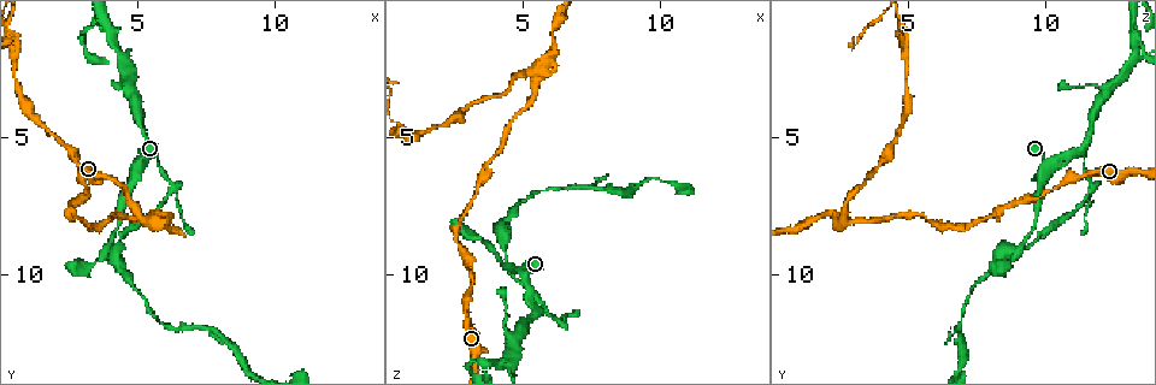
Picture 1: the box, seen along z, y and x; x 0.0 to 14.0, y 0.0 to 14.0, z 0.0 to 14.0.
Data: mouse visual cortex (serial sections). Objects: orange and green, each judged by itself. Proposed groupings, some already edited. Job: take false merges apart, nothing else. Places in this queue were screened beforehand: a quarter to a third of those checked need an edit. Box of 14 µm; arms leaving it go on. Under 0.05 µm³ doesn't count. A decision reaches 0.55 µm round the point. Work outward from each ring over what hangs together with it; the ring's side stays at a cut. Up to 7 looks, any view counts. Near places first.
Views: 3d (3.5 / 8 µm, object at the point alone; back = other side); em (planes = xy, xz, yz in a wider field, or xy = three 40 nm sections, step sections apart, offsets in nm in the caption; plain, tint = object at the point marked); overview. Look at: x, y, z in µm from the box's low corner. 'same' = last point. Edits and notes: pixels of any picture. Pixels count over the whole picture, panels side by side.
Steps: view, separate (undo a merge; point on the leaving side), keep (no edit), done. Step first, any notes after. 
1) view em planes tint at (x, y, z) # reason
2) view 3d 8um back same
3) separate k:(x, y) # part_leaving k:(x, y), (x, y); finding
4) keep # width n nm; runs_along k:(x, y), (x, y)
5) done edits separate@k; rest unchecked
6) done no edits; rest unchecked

view 3d 3.5um at (6.4, 6.8, 11.6) # abrupt turn

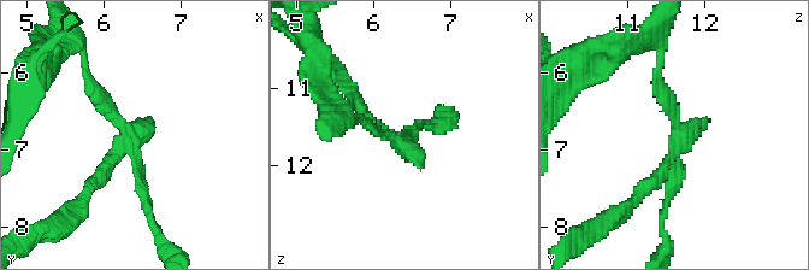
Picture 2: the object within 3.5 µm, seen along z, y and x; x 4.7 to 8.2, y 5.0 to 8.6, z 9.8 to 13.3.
separate 2:(672, 162) # two cells meet here

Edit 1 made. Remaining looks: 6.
view overview

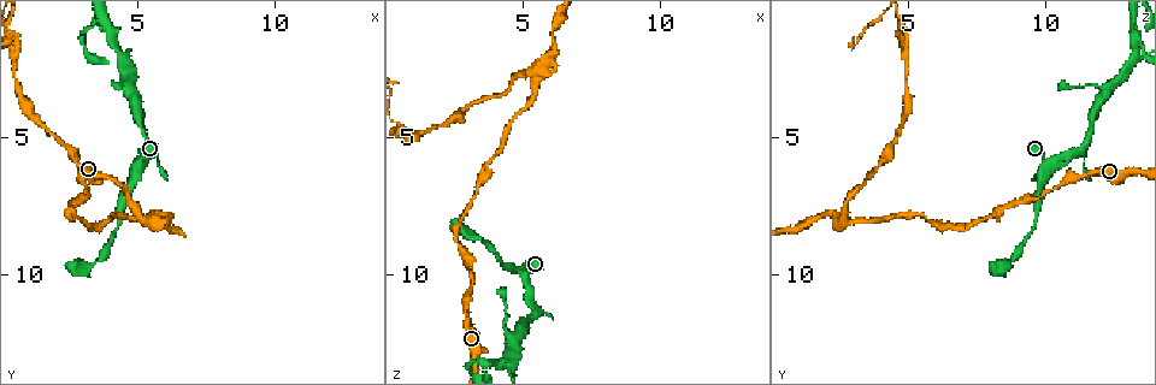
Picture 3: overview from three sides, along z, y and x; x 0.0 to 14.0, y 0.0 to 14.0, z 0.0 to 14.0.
view 3d 3.5um back at (4.8, 3.3, 12.2)

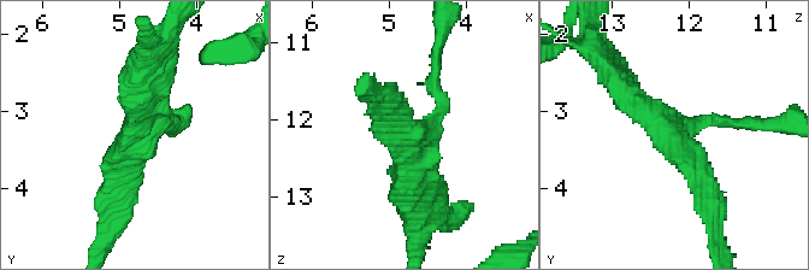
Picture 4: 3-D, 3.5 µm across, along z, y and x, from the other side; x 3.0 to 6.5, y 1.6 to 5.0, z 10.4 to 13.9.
view em planes tint at (4.75, 3.40, 12.20) # arms 3; arm_widths 150, 300, 350 nm; need the tissue

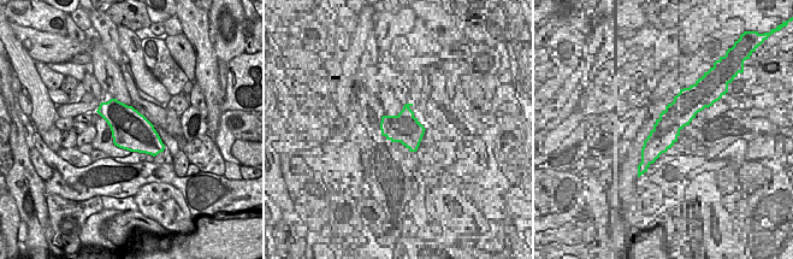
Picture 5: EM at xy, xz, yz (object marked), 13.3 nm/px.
keep # runs_along 4:(713, 207), (675, 141), (616, 82); all the same cell

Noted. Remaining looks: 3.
view 3d 8um at (5.3, 8.0, 2.8) # sudden change in width

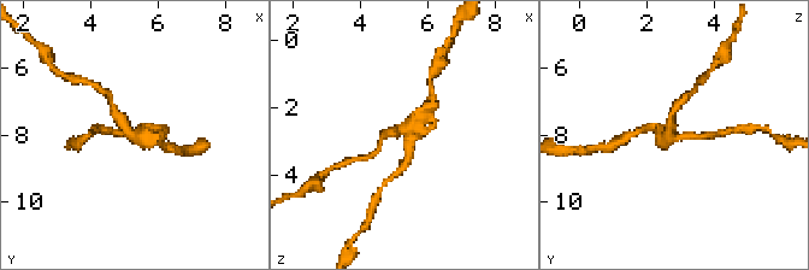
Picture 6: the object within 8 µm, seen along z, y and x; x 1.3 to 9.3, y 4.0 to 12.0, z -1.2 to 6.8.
view em xy step 5 tint at (5.3, 8.0, 2.7) # arms 4; arm_widths 200, 200, 200, 250 nm; need the tissue

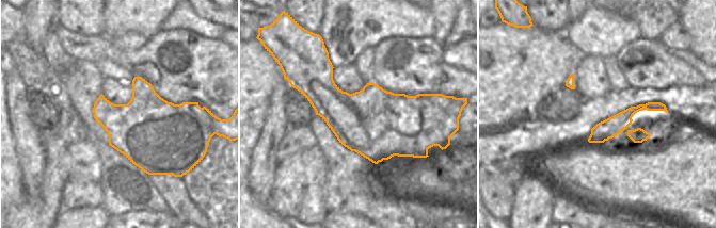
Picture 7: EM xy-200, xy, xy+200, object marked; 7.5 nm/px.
keep # runs_along 6:(704, 136), (671, 138), (674, 110); one cell here

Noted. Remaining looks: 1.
done edits separate@2; rest unchecked

